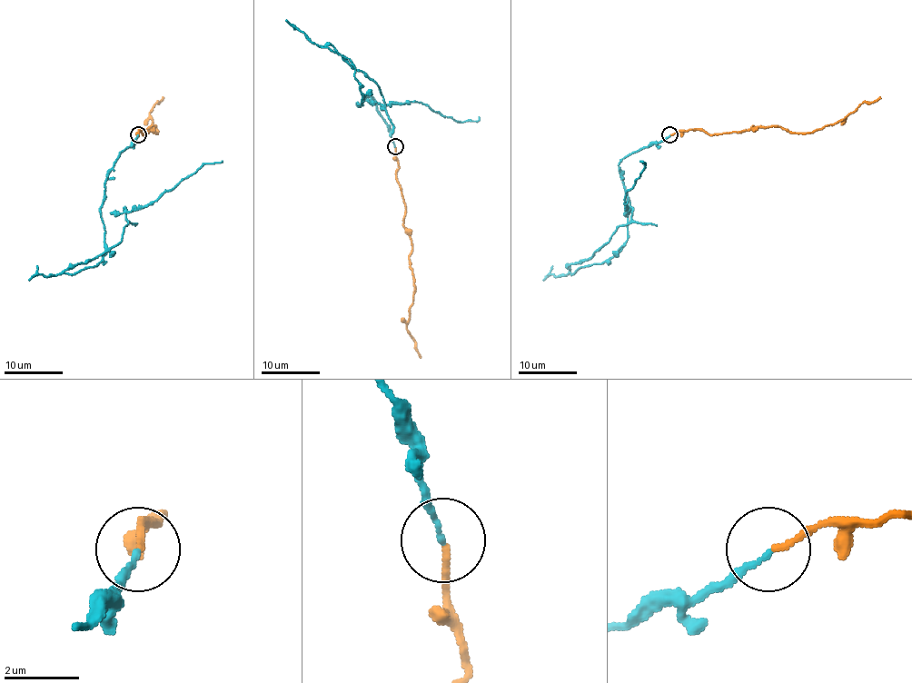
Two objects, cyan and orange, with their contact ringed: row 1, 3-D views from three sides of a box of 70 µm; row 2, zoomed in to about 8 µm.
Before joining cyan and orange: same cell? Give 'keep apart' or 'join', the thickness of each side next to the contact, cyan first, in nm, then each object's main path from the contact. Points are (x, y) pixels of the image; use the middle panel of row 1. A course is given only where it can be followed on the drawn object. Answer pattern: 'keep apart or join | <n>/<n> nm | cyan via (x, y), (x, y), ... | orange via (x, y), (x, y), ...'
keep apart | 130/150 nm | cyan via (394, 146), (370, 94), (360, 106), (353, 64), (321, 46), (363, 72), (382, 108), (480, 117) | orange via (394, 148), (403, 225), (412, 246), (413, 291), (406, 330), (421, 358)

